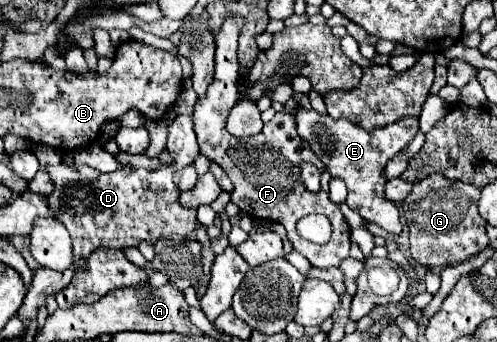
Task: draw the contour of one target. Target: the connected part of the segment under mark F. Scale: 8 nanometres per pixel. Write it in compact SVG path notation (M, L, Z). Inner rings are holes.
M228 18L220 26L220 34L216 34L216 70L212 86L208 86L208 94L204 98L198 98L192 118L194 118L194 130L198 136L200 154L204 154L210 162L216 162L232 180L232 202L252 218L264 218L278 222L286 228L290 242L294 244L294 250L298 250L302 256L308 258L308 262L316 268L330 268L340 266L342 260L348 258L350 252L350 226L346 224L338 204L334 204L328 198L328 180L330 174L324 170L324 164L320 158L298 138L294 128L294 116L292 112L278 112L268 124L264 124L262 132L250 138L236 138L226 130L226 118L232 110L232 106L238 102L238 90L236 90L236 76L238 76L238 34L240 34L240 18ZM302 160L312 162L322 172L320 192L308 192L298 182L298 164ZM308 214L324 214L332 222L332 238L318 246L314 242L308 242L298 236L296 222Z

